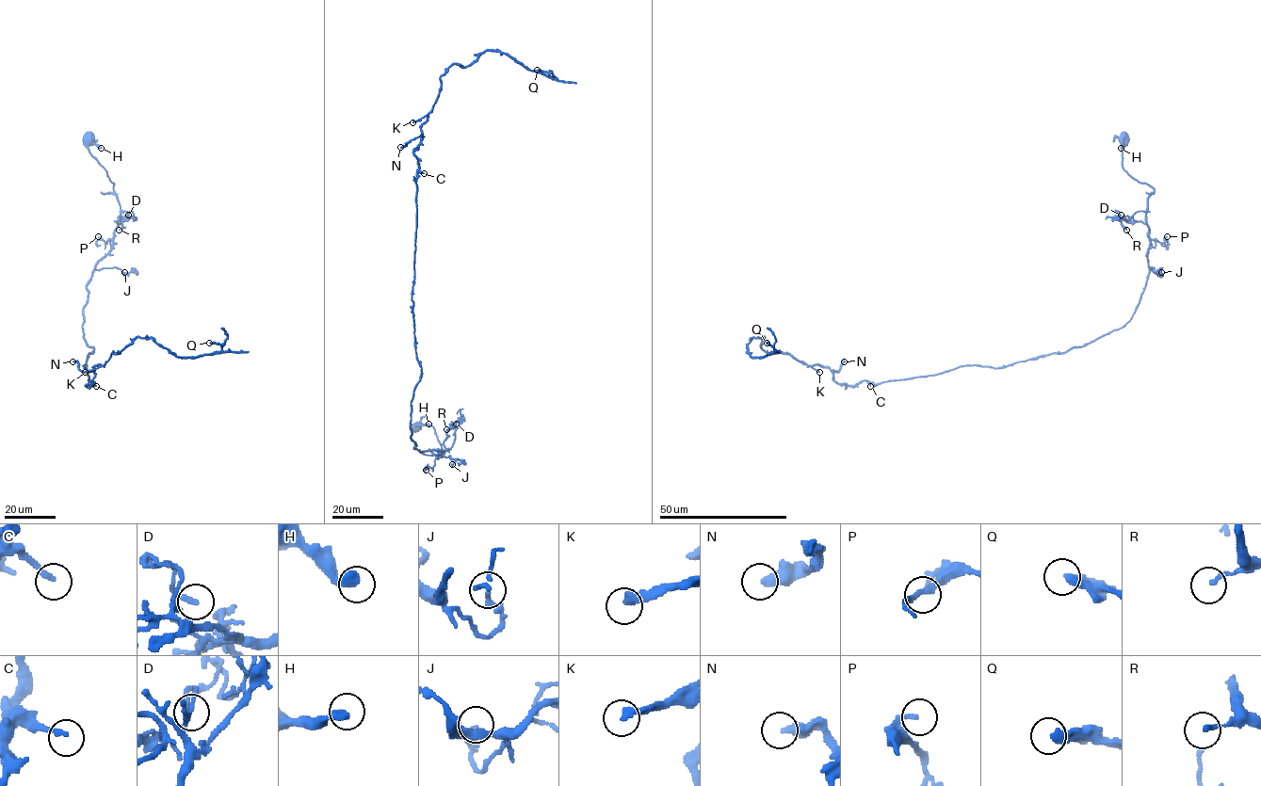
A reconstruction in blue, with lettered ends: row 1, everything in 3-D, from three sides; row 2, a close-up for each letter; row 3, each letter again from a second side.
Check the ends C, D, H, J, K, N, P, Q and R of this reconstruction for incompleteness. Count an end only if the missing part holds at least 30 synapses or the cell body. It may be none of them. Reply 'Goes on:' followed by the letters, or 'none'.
Goes on: none

